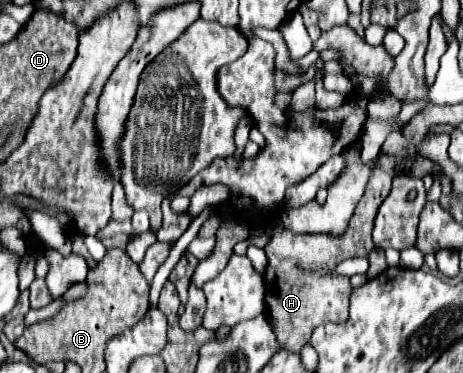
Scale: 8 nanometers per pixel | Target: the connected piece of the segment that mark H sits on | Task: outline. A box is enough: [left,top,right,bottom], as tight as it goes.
[263,171,391,353]

